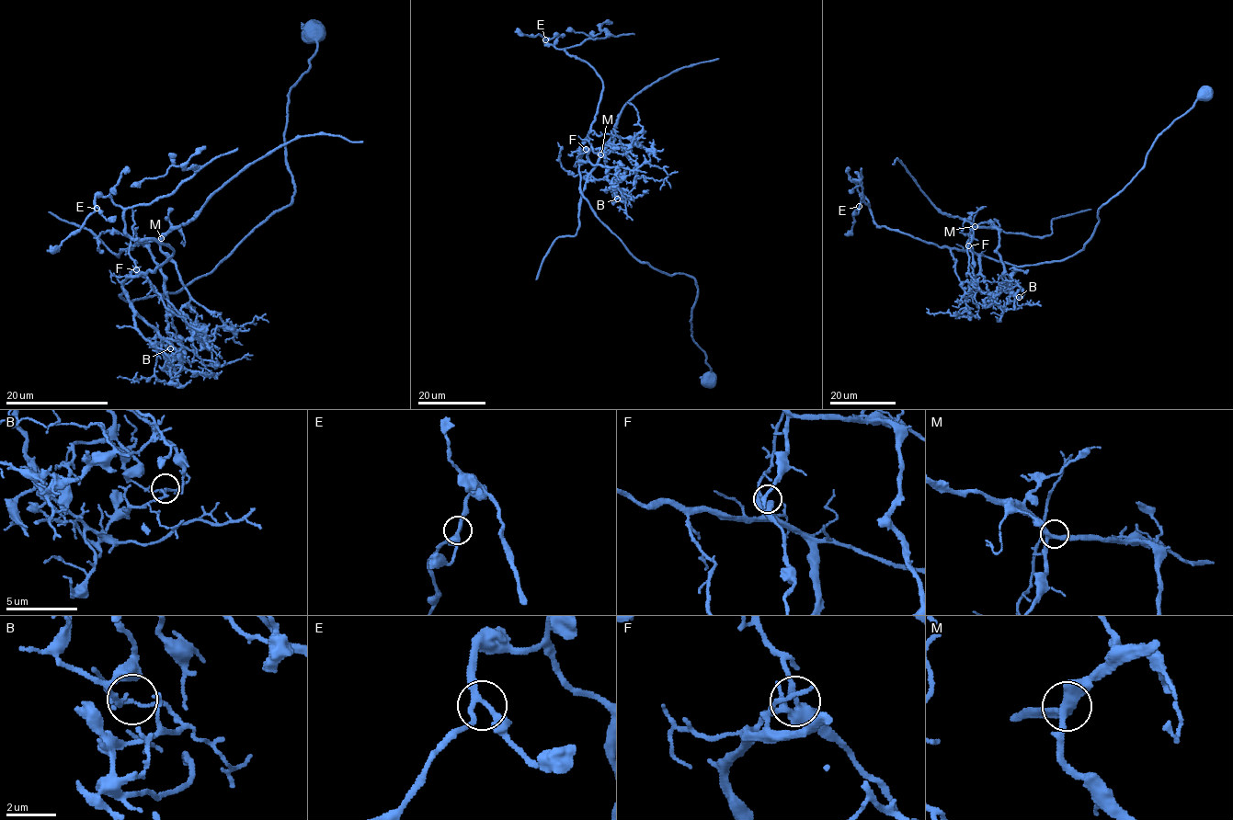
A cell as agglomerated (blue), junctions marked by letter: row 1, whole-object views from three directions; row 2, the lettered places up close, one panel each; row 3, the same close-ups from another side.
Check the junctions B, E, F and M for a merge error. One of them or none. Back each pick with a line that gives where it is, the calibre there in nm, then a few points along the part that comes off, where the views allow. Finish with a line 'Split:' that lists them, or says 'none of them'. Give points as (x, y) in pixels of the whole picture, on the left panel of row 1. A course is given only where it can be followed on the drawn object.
B: place (170, 348); calibre 110 nm; course (171, 348), (165, 347), (170, 335), (165, 279), (144, 241), (187, 223), (240, 172), (302, 136), (362, 142)
Split: B

